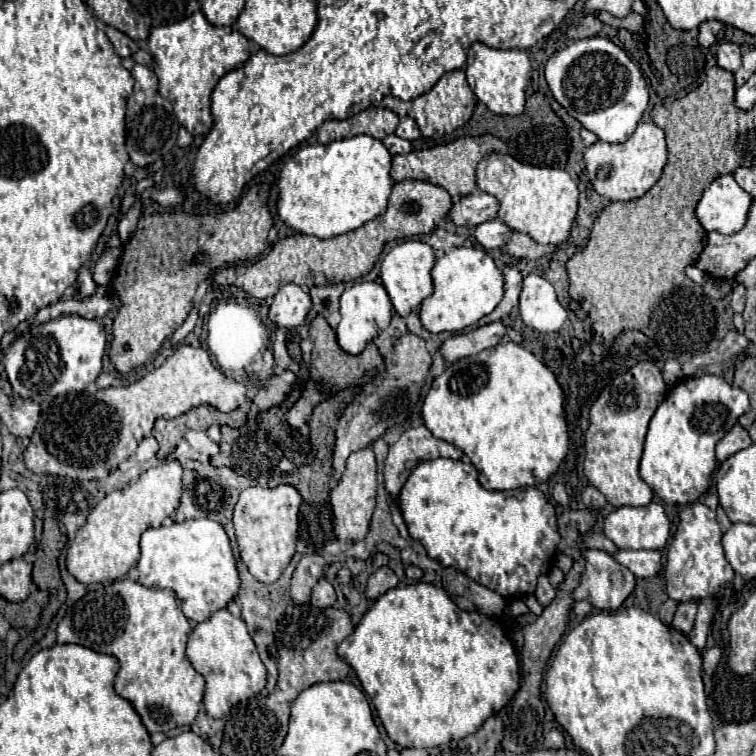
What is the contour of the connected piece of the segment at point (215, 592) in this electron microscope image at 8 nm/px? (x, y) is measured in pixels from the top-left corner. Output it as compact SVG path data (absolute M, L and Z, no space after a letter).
M208 518L176 522L172 526L148 528L140 540L138 582L152 590L170 588L176 592L182 612L192 622L204 622L212 612L226 608L238 592L238 570L230 540L224 528Z

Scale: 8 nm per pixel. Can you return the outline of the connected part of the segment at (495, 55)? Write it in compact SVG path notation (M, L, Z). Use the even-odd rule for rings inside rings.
M474 42L468 50L466 80L480 102L494 114L518 116L524 112L524 90L530 78L530 58L524 50L496 50L482 42Z

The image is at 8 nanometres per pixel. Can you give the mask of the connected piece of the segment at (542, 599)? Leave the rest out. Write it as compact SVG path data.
M540 574L540 578L538 578L538 586L536 586L536 592L534 592L534 594L536 594L536 600L538 600L542 606L548 606L548 604L554 600L556 590L550 586L546 574Z

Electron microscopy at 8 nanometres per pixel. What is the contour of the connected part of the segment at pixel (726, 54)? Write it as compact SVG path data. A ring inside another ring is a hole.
M724 42L718 46L718 52L716 52L716 58L718 58L718 66L724 68L724 70L730 70L730 72L736 72L742 64L742 56L740 56L740 46L738 44L732 44L732 42Z

